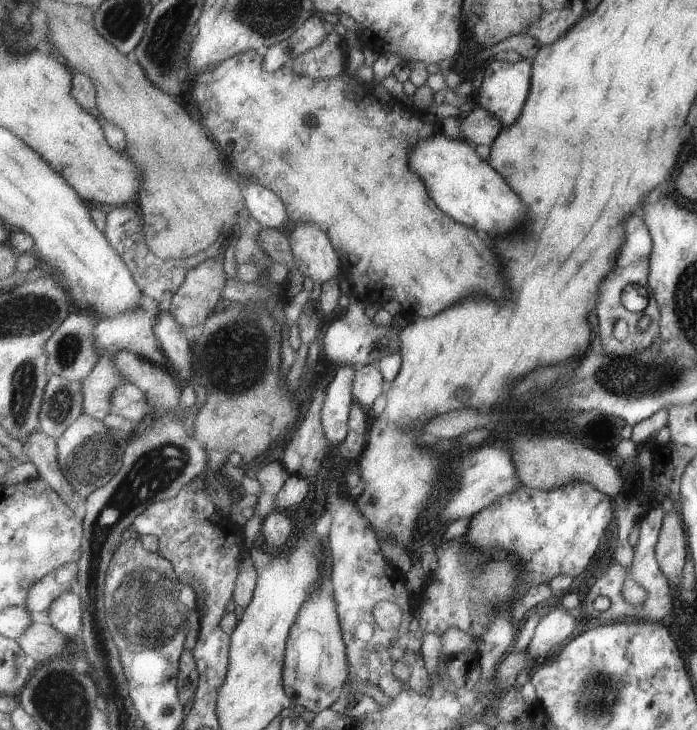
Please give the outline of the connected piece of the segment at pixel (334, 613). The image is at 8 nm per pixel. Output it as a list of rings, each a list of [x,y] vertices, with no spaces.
[[[325,564],[325,569],[327,578],[313,598],[305,604],[291,632],[285,670],[285,687],[294,702],[316,714],[332,708],[340,698],[344,698],[351,680],[349,648],[331,586],[331,567]]]

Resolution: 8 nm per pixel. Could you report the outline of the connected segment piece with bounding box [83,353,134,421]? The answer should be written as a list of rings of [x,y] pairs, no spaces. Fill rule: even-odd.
[[[108,353],[101,358],[101,361],[98,363],[98,366],[96,366],[95,371],[89,377],[85,378],[83,383],[85,394],[85,412],[90,413],[96,420],[105,421],[113,412],[111,407],[113,406],[113,396],[115,395],[115,391],[118,391],[121,387],[124,387],[128,383],[134,382],[131,382],[126,374],[121,374],[121,370],[117,368],[117,354]]]

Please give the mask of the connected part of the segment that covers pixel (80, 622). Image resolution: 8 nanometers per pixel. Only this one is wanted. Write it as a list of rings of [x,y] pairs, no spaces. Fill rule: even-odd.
[[[76,592],[63,594],[51,608],[52,624],[62,629],[69,637],[75,638],[85,626],[83,598]]]

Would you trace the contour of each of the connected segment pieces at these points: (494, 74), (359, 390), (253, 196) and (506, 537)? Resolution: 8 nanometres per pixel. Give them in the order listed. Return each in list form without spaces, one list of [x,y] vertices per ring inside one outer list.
[[[493,58],[485,64],[484,73],[481,75],[479,104],[486,110],[496,114],[504,127],[510,126],[520,116],[522,106],[524,106],[526,99],[529,98],[531,86],[532,66],[526,60],[511,63]]]
[[[377,364],[358,366],[355,380],[357,402],[369,410],[385,393],[384,384],[387,384],[384,371]]]
[[[238,177],[245,192],[247,207],[267,228],[279,229],[288,225],[291,216],[286,203],[271,188]]]
[[[574,481],[566,486],[541,491],[521,486],[515,493],[504,495],[494,503],[480,511],[470,524],[470,542],[473,547],[484,547],[490,550],[504,549],[505,551],[518,555],[523,566],[523,582],[519,587],[519,593],[532,585],[549,582],[558,575],[570,575],[576,578],[584,572],[584,569],[592,556],[596,554],[600,538],[614,516],[615,506],[612,504],[611,496],[600,492],[590,483]]]

